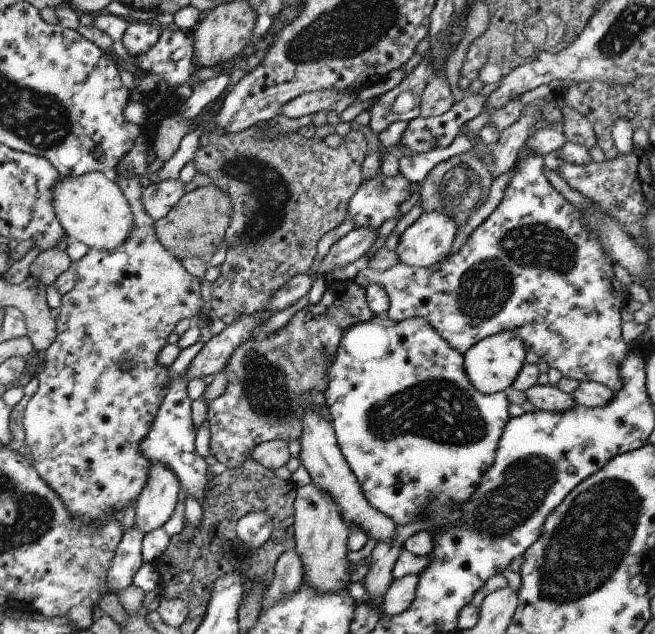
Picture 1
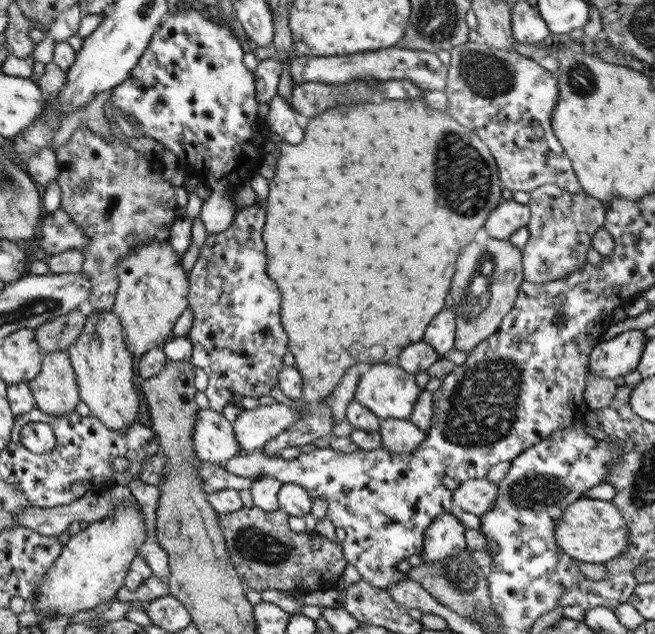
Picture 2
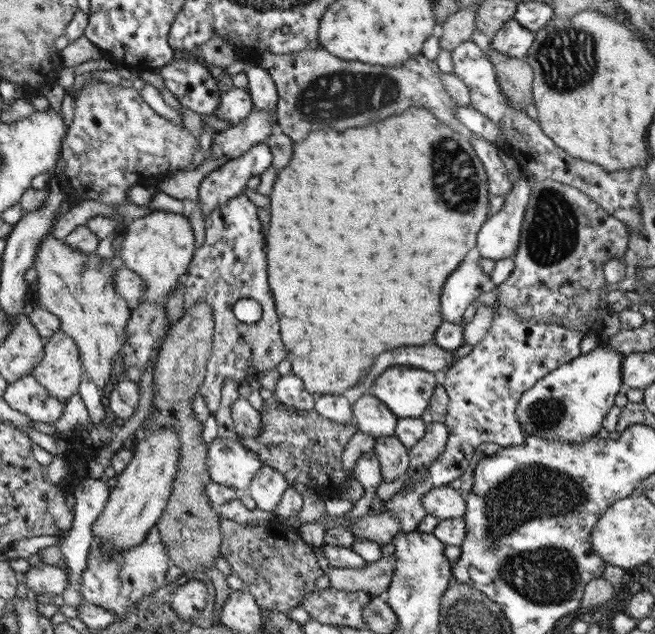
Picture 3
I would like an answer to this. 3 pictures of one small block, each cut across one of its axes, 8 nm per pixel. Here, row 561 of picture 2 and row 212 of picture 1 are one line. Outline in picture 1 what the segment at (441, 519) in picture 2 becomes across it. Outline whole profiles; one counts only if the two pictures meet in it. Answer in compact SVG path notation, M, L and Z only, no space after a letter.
M423 212L420 217L410 225L399 238L396 254L399 262L416 268L430 268L445 261L452 250L452 242L457 235L458 226L452 217L439 212Z

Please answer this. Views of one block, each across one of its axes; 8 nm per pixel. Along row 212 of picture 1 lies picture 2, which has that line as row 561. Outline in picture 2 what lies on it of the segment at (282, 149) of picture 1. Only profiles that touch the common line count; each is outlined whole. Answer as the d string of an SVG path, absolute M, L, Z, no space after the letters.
M255 505L236 512L219 514L227 550L234 568L239 572L246 588L280 590L300 595L317 590L334 589L337 578L347 565L340 543L321 539L315 533L297 533L289 527L289 514L284 510L270 514Z

